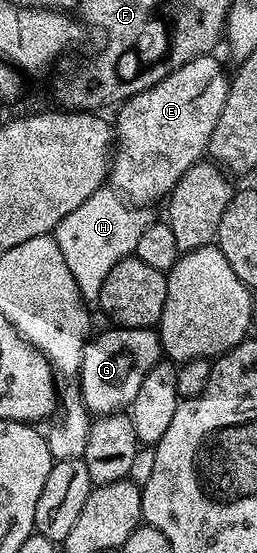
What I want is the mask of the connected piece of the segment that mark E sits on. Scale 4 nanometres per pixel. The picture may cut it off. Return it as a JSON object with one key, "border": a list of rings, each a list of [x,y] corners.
{"border":[[[204,54],[187,64],[174,66],[168,72],[170,74],[159,79],[154,86],[138,94],[130,93],[117,110],[121,111],[117,114],[117,122],[115,118],[115,149],[109,163],[108,181],[112,189],[133,204],[153,204],[149,202],[156,198],[168,199],[183,172],[206,157],[211,132],[215,132],[215,123],[219,120],[219,112],[223,112],[223,104],[227,104],[230,75],[227,70],[225,74],[217,56]]]}

